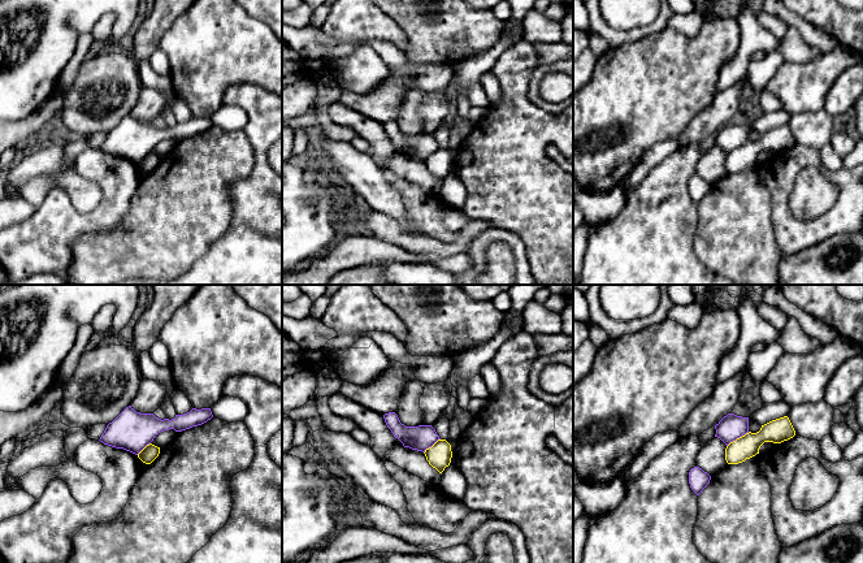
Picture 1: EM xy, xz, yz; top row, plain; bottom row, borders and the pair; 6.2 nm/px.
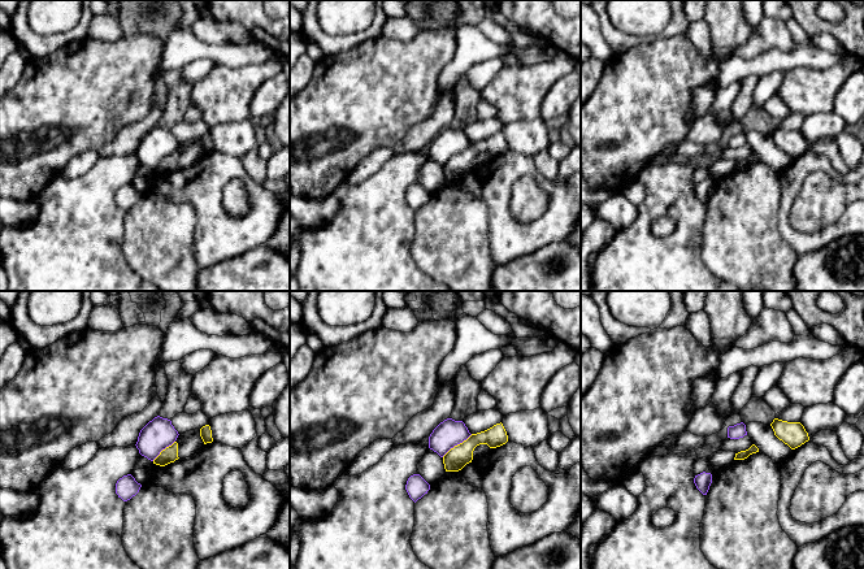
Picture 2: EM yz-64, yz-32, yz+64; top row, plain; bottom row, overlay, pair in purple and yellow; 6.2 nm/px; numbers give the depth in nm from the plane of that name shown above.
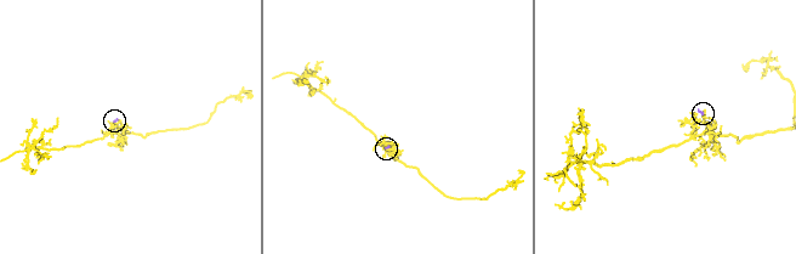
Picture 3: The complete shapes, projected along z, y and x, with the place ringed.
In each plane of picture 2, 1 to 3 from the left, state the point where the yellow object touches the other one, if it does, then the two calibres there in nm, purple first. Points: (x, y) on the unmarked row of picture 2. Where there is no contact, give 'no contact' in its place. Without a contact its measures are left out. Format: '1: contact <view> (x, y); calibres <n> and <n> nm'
1: contact yz-64 (163, 157); calibres 190 and 100 nm
2: contact yz-32 (456, 153); calibres 170 and 140 nm
3: no contact

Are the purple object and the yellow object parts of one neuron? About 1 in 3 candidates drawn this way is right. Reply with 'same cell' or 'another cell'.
another cell

